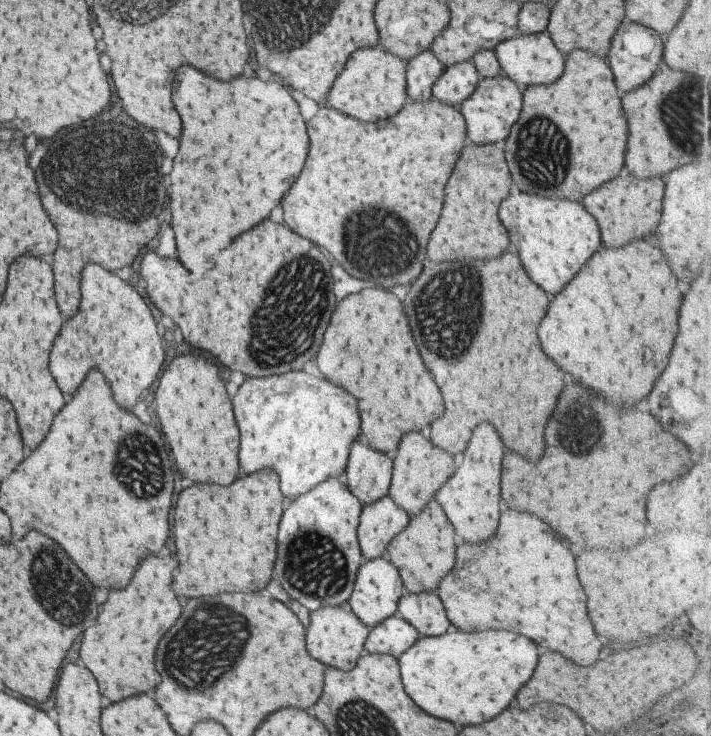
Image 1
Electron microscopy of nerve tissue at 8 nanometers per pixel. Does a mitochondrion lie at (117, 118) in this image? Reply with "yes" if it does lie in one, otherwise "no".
yes

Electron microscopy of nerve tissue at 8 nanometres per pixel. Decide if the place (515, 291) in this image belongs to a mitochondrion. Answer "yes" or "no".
no

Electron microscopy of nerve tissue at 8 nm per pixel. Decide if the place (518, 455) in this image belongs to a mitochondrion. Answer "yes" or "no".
no

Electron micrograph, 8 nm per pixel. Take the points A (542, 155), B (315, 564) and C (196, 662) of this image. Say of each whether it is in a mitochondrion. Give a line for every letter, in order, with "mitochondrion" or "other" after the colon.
A: mitochondrion
B: mitochondrion
C: mitochondrion

